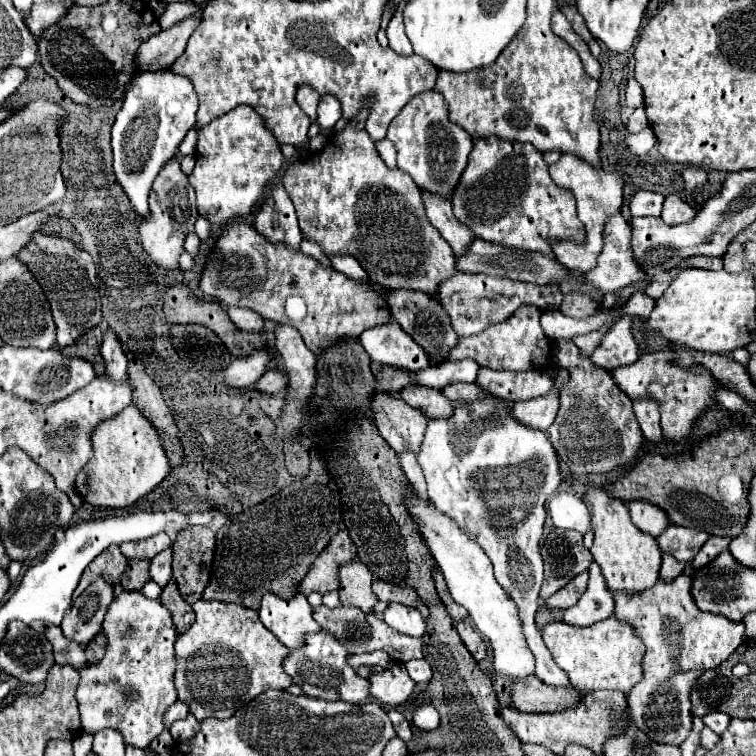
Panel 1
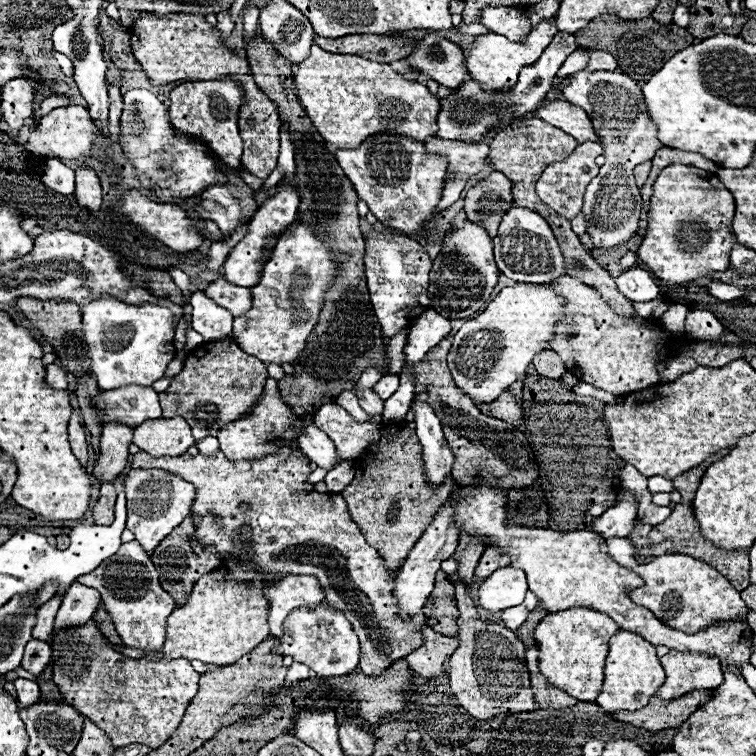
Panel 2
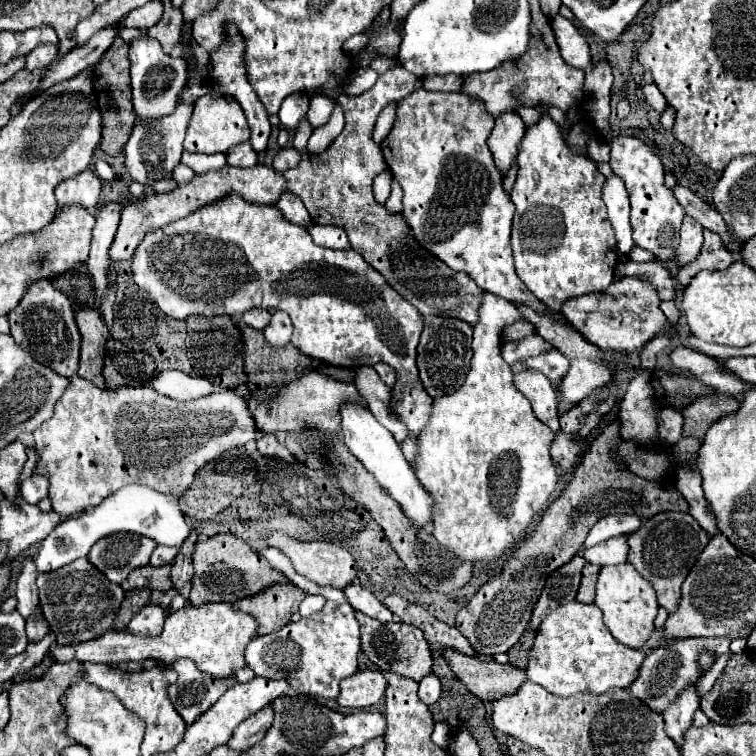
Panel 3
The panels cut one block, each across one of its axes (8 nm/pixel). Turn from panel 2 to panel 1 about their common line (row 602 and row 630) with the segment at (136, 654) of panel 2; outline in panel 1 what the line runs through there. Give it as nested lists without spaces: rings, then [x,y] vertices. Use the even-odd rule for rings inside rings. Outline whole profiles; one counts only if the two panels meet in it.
[[[200,600],[192,608],[196,614],[196,620],[186,632],[178,634],[174,644],[176,688],[178,688],[178,698],[190,706],[190,712],[196,716],[198,722],[206,718],[230,718],[238,710],[238,704],[250,702],[252,698],[256,698],[268,688],[284,690],[292,684],[292,680],[288,678],[288,674],[284,674],[284,668],[282,668],[282,660],[284,660],[284,654],[288,654],[288,648],[280,644],[270,634],[270,630],[264,628],[256,610],[246,608],[242,604],[226,604],[218,600]]]

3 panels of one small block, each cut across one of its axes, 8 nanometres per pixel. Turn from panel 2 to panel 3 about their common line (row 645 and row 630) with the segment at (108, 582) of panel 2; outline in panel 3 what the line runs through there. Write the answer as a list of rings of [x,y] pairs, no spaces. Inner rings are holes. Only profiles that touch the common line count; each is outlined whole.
[[[148,604],[140,612],[136,612],[126,626],[128,634],[144,634],[144,636],[160,636],[164,628],[166,610],[158,604]]]

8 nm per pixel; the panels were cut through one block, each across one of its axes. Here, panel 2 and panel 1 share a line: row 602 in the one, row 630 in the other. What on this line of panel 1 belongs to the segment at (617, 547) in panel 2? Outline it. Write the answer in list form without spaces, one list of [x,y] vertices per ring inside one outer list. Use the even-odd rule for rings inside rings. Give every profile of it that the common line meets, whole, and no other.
[[[682,574],[672,584],[658,580],[658,584],[652,590],[648,590],[648,594],[636,594],[636,598],[620,598],[620,594],[614,594],[616,602],[614,614],[632,624],[636,628],[636,634],[640,634],[642,642],[646,644],[646,654],[642,658],[642,680],[628,694],[630,718],[644,734],[648,734],[648,738],[660,744],[680,746],[686,740],[686,736],[692,730],[692,714],[690,714],[692,686],[696,684],[696,680],[702,676],[704,670],[718,668],[746,640],[742,624],[734,624],[720,616],[704,614],[702,610],[698,610],[698,606],[692,602],[690,584],[692,578],[688,574]]]

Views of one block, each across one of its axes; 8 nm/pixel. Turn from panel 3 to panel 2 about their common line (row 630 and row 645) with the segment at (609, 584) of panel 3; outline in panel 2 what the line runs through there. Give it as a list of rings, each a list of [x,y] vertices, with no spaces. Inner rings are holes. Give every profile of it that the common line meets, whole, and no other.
[[[620,630],[610,640],[610,652],[604,668],[604,686],[596,704],[602,706],[606,712],[640,710],[650,702],[650,698],[656,694],[660,684],[664,684],[664,680],[666,680],[666,674],[664,674],[664,668],[660,666],[660,660],[656,658],[654,646],[644,638],[640,638],[638,634]]]

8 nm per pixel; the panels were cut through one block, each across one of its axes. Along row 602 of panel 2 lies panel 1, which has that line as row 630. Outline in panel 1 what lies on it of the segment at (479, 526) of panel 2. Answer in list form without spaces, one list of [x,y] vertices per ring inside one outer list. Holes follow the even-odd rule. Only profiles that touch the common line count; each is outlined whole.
[[[610,616],[608,620],[596,622],[588,628],[552,622],[542,630],[542,638],[546,648],[552,652],[554,662],[566,672],[570,684],[578,690],[610,688],[628,694],[642,678],[642,656],[646,646],[634,628],[616,616]]]

